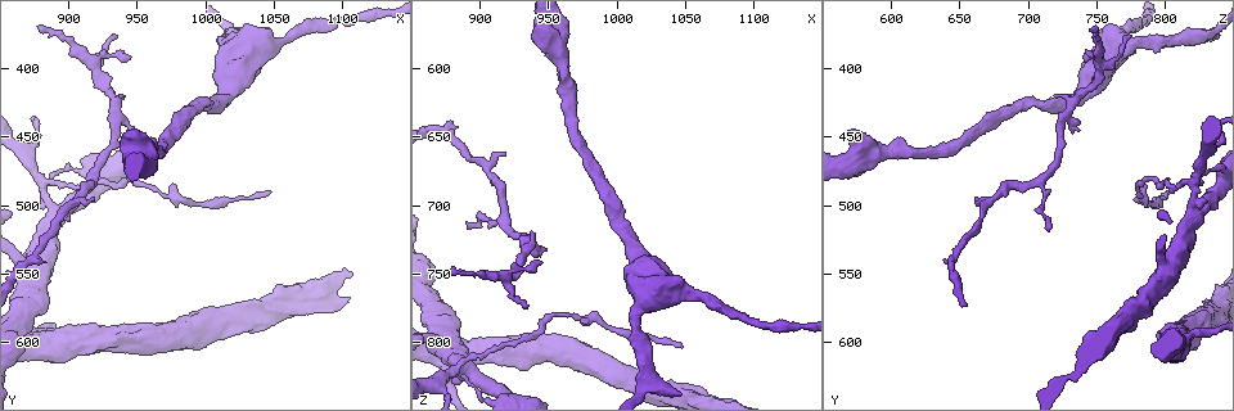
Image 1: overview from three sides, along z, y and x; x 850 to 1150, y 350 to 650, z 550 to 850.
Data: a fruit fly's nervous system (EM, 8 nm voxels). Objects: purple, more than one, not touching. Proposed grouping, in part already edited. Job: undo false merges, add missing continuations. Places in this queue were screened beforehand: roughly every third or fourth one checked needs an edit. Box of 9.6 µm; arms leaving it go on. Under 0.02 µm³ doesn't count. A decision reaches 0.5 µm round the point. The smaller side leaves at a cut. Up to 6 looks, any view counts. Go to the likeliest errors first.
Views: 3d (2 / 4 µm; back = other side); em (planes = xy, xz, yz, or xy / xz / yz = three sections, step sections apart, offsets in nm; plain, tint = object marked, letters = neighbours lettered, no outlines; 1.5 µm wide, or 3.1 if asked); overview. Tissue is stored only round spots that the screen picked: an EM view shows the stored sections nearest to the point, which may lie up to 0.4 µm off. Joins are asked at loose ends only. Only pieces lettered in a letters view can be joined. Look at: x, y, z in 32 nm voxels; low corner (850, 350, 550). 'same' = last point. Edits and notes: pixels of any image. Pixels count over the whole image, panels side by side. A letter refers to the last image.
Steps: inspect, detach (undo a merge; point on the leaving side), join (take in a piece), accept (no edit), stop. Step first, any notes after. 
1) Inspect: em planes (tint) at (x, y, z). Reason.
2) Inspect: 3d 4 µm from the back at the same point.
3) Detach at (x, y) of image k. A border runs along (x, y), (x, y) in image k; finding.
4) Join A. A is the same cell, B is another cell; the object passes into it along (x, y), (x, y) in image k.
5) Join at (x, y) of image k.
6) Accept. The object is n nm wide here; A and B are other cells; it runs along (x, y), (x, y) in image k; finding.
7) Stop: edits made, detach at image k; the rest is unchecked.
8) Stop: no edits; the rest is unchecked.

Inspect: 3d 4 µm at (878, 596, 818). Thin arm on a thick one.

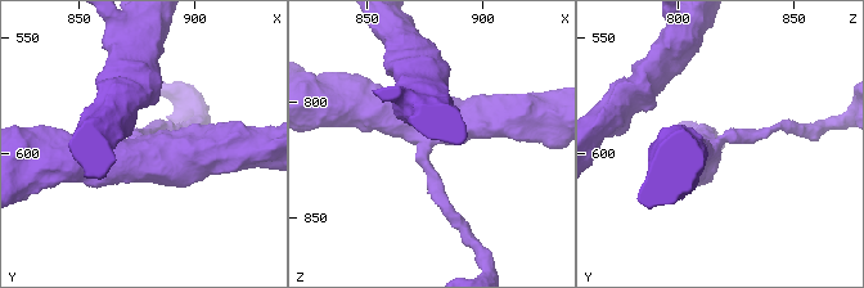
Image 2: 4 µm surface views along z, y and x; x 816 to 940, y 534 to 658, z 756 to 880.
Inspect: em planes (letters) at (876, 596, 816). 3 arms meet here; the arms are 180, 480, 500 nm wide; now the EM.

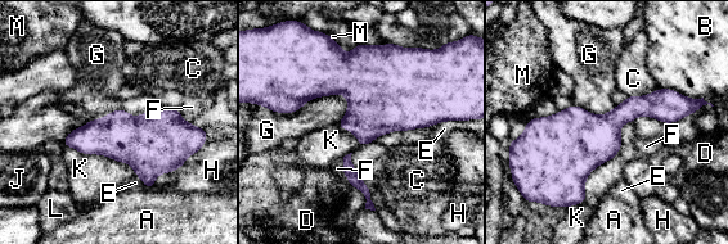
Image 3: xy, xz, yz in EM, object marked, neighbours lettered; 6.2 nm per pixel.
Accept. The longest contact is with K, 650 nm; A, B, C, D, E, F, G, H, J, K, L and M are other cells; all the same neuron.

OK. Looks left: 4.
Inspect: em planes (letters) at (934, 378, 774). Tapers out.

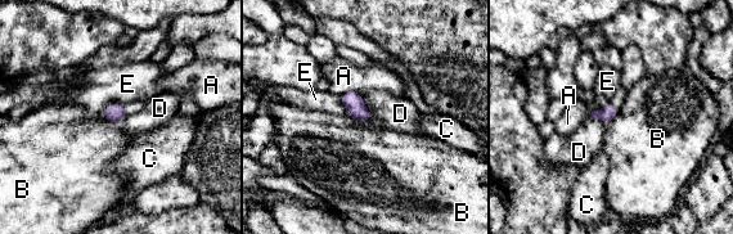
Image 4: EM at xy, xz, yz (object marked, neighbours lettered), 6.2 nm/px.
Accept. The object is 90 nm wide here; A, B, C, D and E are other cells; a border runs along (349, 113), (359, 120), (371, 120) in image 4; none of them fits.

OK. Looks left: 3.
Inspect: em planes (plain) at (878, 372, 748). Thin end.

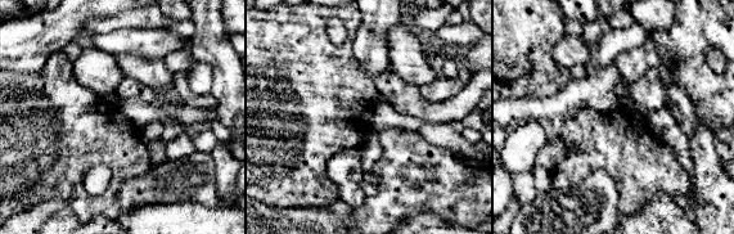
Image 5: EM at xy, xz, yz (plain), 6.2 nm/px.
Inspect: em planes (letters) at the same point.

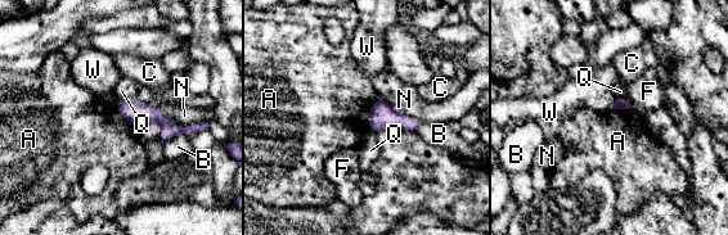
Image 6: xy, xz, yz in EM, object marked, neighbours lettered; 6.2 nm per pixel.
Accept. The longest contact is with N, 340 nm; A, B, C, F, N, Q and W are other cells; none of them fits.

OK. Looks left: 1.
Stop: no edits; the rest is unchecked.

